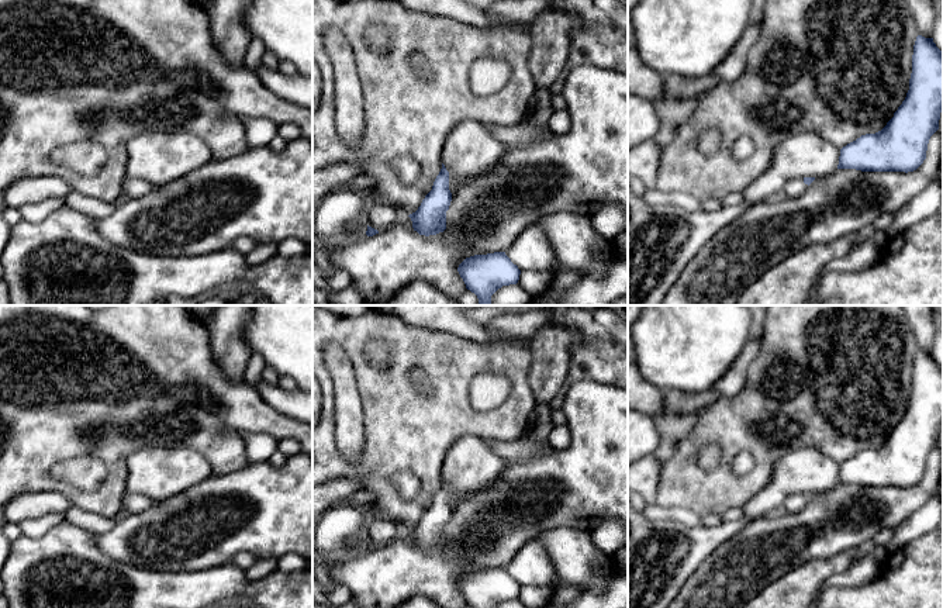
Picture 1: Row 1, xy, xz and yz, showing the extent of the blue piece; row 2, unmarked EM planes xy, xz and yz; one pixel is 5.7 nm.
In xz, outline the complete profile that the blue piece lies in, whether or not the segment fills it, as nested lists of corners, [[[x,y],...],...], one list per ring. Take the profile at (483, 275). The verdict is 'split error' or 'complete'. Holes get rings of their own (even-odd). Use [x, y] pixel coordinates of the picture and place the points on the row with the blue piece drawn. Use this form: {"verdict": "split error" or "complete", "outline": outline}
{"verdict": "complete", "outline": [[[505,252],[466,258],[457,272],[466,289],[477,296],[477,305],[493,305],[491,296],[502,286],[517,284],[521,274]]]}

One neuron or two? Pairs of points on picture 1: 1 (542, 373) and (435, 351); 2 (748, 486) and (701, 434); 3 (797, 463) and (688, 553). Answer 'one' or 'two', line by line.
1: two
2: one
3: one

